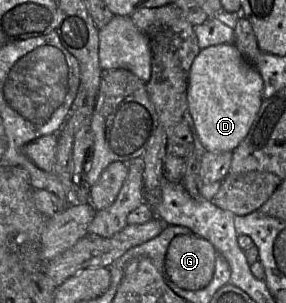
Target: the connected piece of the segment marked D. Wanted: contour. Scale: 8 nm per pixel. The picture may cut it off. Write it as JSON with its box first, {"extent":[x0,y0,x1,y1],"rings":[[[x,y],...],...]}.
{"extent":[188,44,263,152],"rings":[[[219,44],[201,49],[189,72],[188,112],[206,151],[233,152],[247,136],[263,102],[263,78],[235,47]]]}

